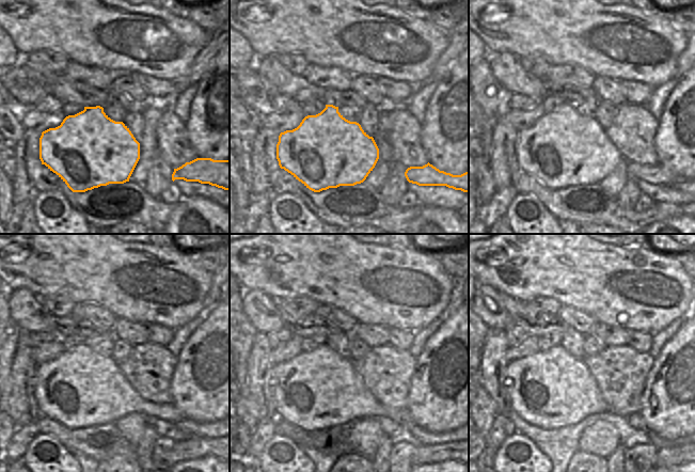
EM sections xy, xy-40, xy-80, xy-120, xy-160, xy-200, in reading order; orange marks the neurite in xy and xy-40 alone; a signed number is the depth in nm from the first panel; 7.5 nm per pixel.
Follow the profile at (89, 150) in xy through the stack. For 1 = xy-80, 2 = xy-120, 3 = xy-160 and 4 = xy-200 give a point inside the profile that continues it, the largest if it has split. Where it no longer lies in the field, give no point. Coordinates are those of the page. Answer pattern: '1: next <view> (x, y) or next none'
1: next xy-80 (563, 148)
2: next xy-120 (80, 388)
3: next xy-160 (318, 390)
4: next xy-200 (551, 389)

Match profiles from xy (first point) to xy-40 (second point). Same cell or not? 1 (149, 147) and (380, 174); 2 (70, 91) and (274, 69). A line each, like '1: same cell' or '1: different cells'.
1: same cell
2: same cell

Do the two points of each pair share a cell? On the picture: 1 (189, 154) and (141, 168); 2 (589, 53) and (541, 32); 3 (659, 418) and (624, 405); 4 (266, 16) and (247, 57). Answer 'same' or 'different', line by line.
1: different
2: same
3: different
4: different

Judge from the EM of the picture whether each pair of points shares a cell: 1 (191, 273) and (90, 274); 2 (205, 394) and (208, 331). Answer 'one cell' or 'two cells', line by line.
1: one cell
2: one cell

